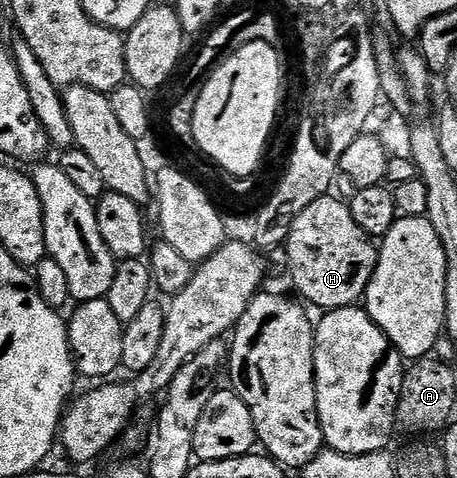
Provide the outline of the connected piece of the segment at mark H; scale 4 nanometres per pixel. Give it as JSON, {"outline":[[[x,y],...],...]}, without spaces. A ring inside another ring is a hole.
{"outline":[[[328,193],[313,201],[313,205],[293,221],[293,229],[287,234],[285,244],[291,279],[312,308],[356,306],[366,296],[379,260],[376,240],[365,234],[357,221],[353,221],[350,206],[333,196]]]}

